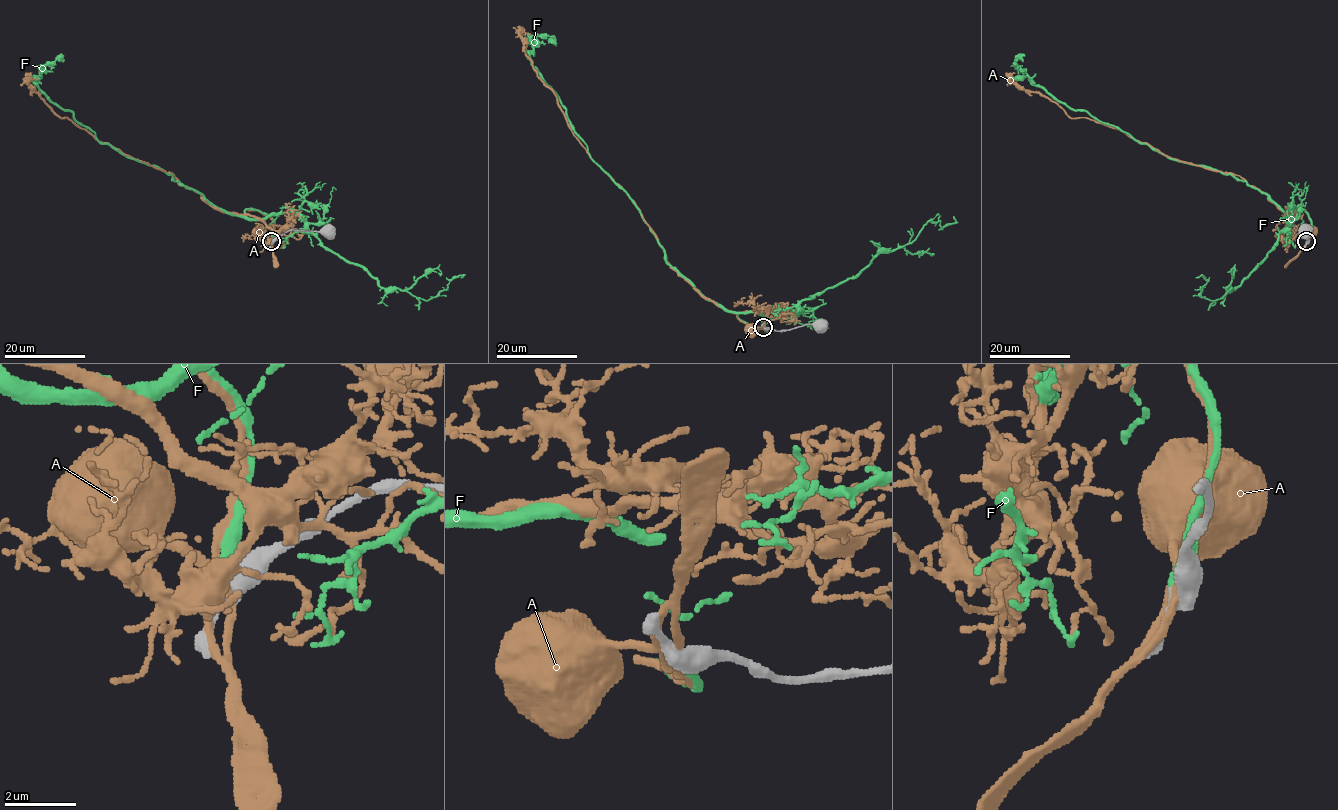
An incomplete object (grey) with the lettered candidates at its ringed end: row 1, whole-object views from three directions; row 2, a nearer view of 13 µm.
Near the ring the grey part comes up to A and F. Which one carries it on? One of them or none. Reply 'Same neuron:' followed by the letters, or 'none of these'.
Same neuron: F

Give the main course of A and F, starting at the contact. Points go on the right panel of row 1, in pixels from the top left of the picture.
A: (1306, 244), (1309, 231)
F: (1308, 239), (1311, 222), (1301, 208), (1289, 215), (1239, 179), (1167, 158), (1073, 110), (1016, 65), (1024, 55)

